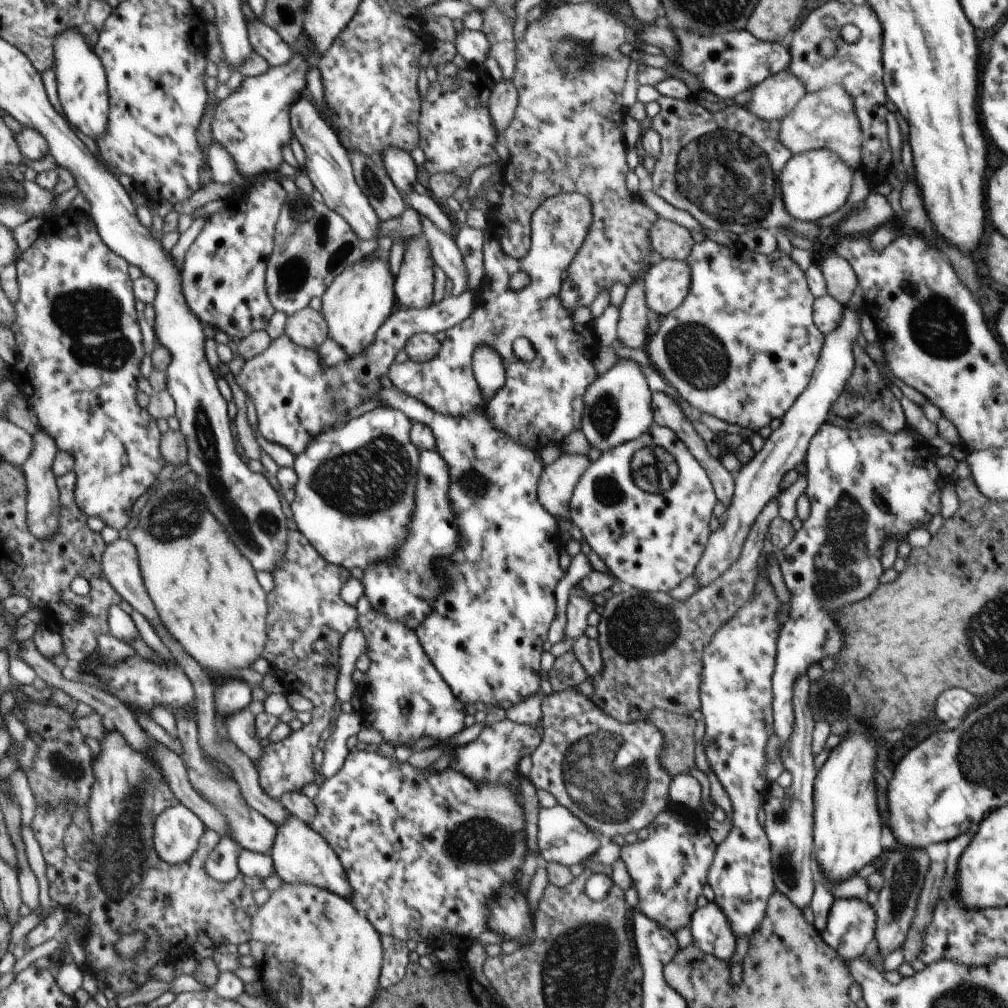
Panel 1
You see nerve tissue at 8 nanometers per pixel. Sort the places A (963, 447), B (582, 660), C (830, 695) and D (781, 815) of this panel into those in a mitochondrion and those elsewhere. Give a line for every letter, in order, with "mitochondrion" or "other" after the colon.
A: other
B: other
C: mitochondrion
D: mitochondrion

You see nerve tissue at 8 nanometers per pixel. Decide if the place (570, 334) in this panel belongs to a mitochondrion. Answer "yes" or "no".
no

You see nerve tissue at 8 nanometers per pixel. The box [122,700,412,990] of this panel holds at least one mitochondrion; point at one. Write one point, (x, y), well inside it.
(236, 810)

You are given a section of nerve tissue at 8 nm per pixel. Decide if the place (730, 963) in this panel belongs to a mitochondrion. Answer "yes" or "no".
no

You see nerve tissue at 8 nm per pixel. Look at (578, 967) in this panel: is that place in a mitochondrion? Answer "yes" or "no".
yes

